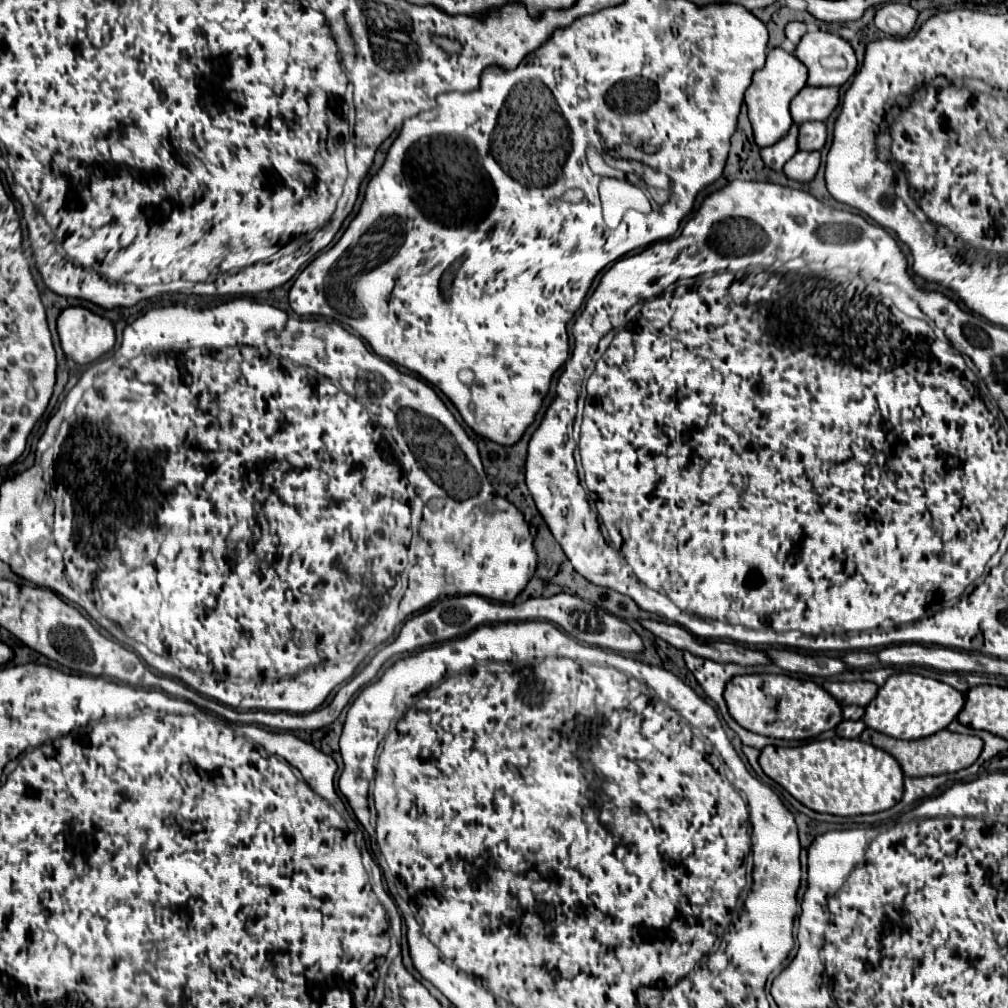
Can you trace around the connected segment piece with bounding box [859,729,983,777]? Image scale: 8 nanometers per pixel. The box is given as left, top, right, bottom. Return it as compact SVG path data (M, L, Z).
M865 729L859 739L867 741L879 749L885 749L889 755L893 755L907 777L925 777L925 775L941 775L941 773L961 771L961 769L973 765L983 751L983 743L979 737L959 735L959 733L951 733L947 729L939 731L931 737L919 739L919 741L901 741L901 739L893 739L889 735L877 733L873 729Z

